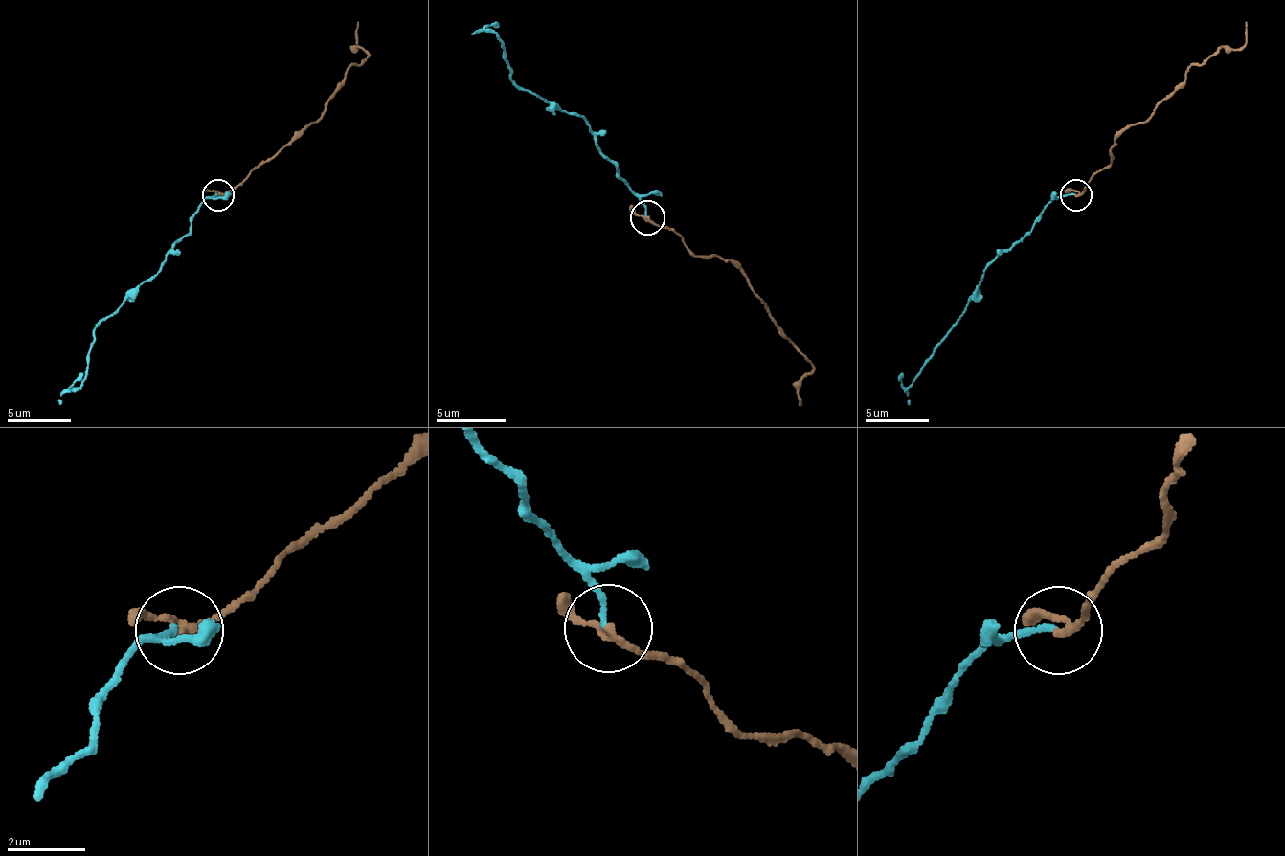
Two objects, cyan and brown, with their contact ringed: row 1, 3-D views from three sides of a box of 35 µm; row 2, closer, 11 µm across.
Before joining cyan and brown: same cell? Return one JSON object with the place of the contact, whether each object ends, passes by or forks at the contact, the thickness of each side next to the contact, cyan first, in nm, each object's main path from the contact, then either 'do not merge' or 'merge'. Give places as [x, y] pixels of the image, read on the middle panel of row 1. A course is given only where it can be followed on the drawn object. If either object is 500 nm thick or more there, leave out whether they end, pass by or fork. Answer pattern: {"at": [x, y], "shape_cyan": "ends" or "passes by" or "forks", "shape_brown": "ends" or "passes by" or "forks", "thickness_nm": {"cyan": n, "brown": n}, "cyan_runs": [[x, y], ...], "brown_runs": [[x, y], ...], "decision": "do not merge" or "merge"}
{"at": [647, 217], "shape_cyan": "ends", "shape_brown": "passes by", "thickness_nm": {"cyan": 130, "brown": 160}, "cyan_runs": [[644, 218], [638, 197], [578, 113], [551, 110], [512, 78], [502, 40], [484, 30], [473, 33]], "brown_runs": [[648, 218], [669, 225], [697, 257], [722, 257], [746, 278], [788, 341], [813, 365], [802, 379], [802, 404]], "decision": "merge"}

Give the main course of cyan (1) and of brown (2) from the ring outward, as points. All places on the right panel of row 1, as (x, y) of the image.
1: (1076, 195), (1058, 195), (981, 275), (979, 294), (905, 390), (909, 405)
2: (1076, 195), (1188, 72), (1223, 46), (1245, 43), (1245, 21)

